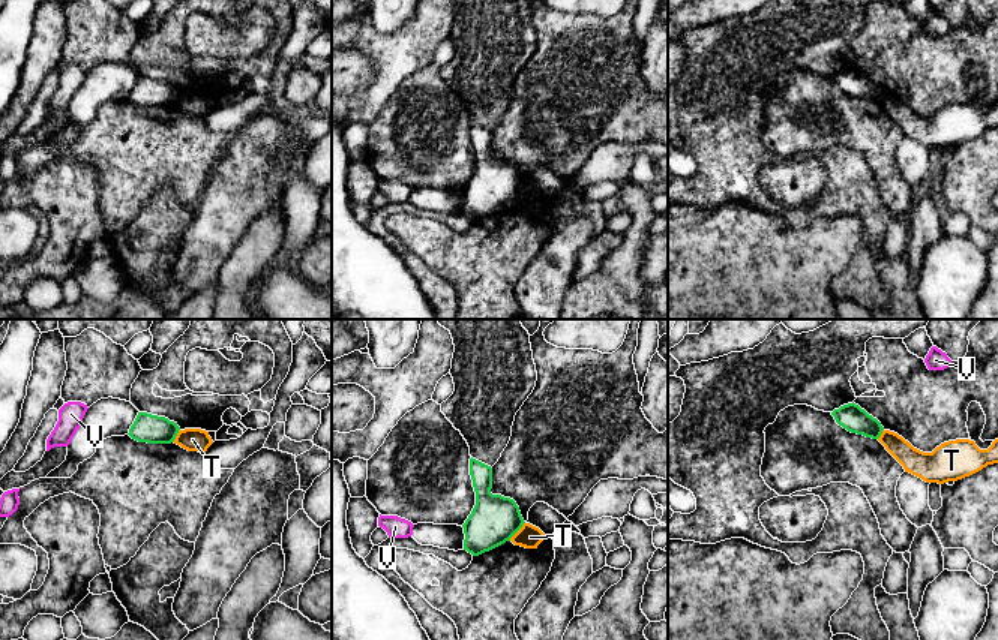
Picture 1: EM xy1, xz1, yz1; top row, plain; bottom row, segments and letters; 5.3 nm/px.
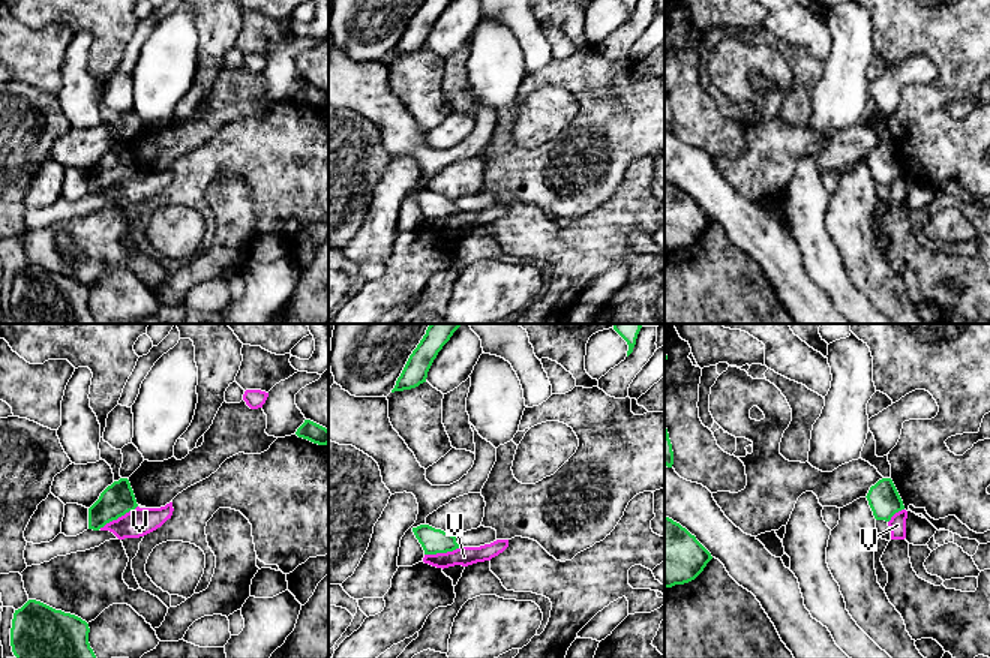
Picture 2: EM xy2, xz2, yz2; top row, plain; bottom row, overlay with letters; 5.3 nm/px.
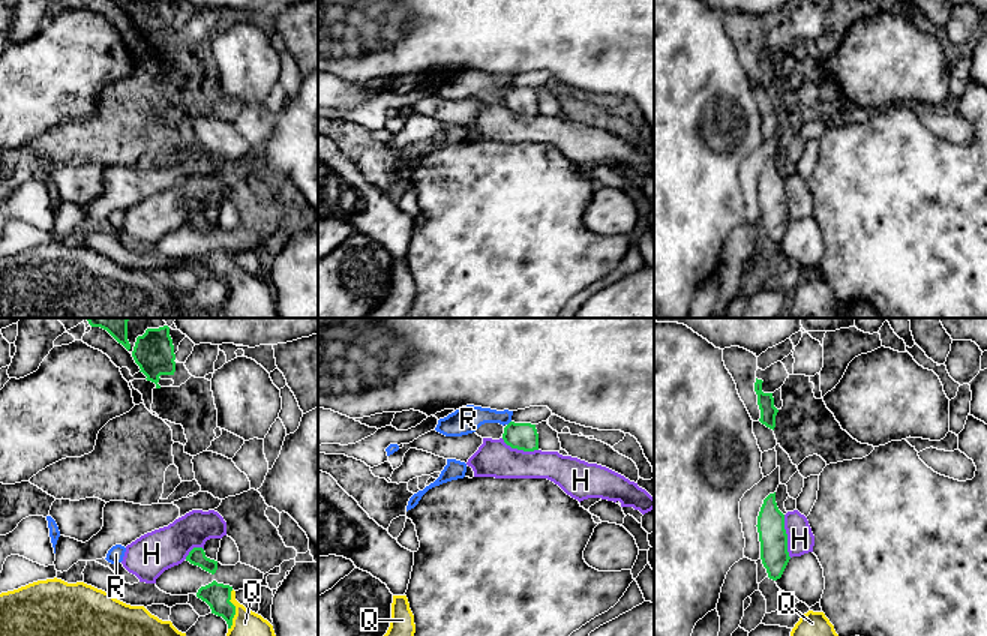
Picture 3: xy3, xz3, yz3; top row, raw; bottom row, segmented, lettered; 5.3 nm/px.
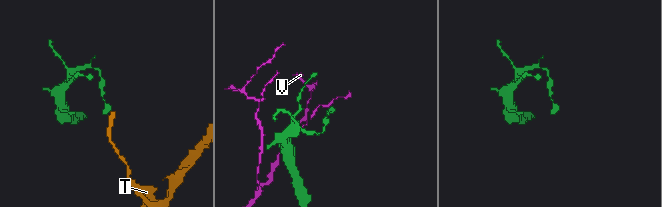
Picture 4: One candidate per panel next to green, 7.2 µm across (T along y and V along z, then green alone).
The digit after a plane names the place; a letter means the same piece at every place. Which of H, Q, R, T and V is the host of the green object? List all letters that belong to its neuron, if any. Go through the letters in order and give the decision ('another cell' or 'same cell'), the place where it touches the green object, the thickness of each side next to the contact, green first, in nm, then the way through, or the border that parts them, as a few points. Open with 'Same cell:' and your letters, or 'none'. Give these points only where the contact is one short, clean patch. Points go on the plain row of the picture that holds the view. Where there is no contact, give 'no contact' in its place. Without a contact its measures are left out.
Same cell: Q
H: another cell; contact yz3 (786, 200); calibres 150 and 140 nm; border yz3 (783, 179), (786, 215), (791, 221)
Q: same cell; contact xy3 (234, 273); calibres 140 and 280 nm; way xy3 (218, 260), (234, 273), (251, 302), (251, 311)
R: another cell; contact xz3 (509, 87); calibres 140 and 150 nm
T: another cell; contact xz1 (518, 194); calibres 260 and 120 nm; border xz1 (524, 186), (509, 204)
V: another cell; contact xy2 (117, 182); calibres 170 and 150 nm; border xy2 (137, 170), (99, 192)

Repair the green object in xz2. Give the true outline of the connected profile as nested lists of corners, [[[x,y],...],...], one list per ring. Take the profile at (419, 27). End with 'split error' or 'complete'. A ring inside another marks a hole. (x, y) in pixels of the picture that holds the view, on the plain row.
[[[423,0],[417,12],[410,19],[392,57],[411,54],[426,46],[428,36],[434,24],[450,1],[452,0]]]; complete

